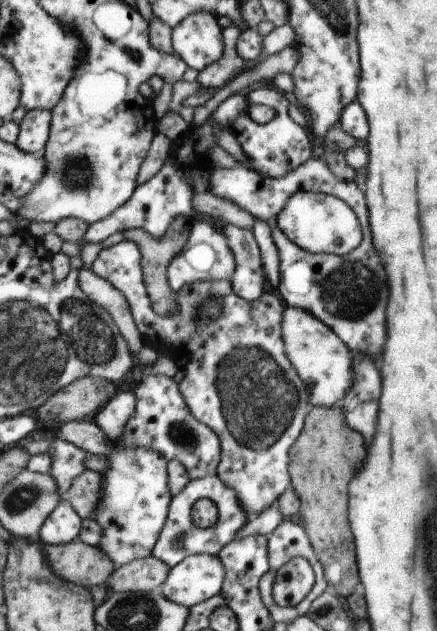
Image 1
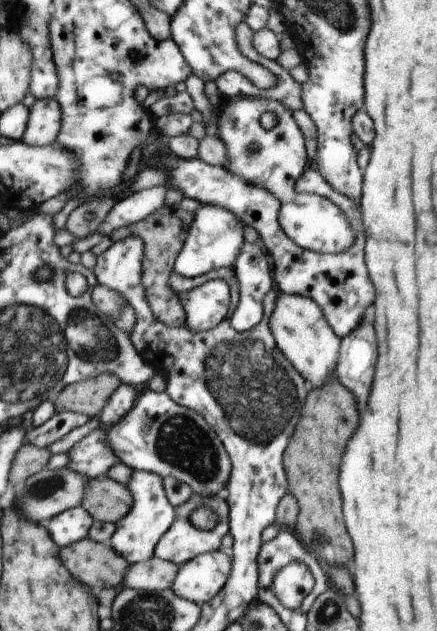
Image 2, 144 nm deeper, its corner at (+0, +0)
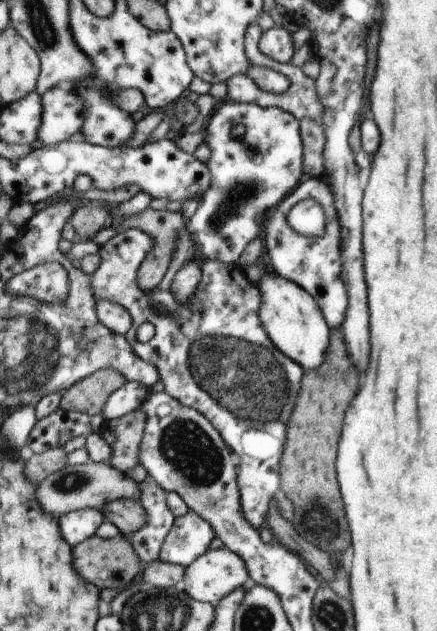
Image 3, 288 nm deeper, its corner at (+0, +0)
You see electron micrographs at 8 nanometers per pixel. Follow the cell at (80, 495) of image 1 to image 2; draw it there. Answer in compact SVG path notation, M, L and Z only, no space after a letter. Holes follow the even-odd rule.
M97 478L87 480L79 506L87 510L93 522L115 524L129 512L131 504L131 494L123 484L111 478Z

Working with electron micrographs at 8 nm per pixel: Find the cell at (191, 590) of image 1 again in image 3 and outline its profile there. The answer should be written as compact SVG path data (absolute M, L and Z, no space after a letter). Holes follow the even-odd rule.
M219 548L219 550L207 550L205 554L201 554L199 558L195 558L183 574L183 580L179 584L181 592L185 592L189 598L197 600L197 602L205 602L211 604L215 608L215 604L225 598L227 594L231 594L233 590L241 588L243 584L249 584L249 572L243 564L243 558L239 558L235 552L231 552L229 548Z

